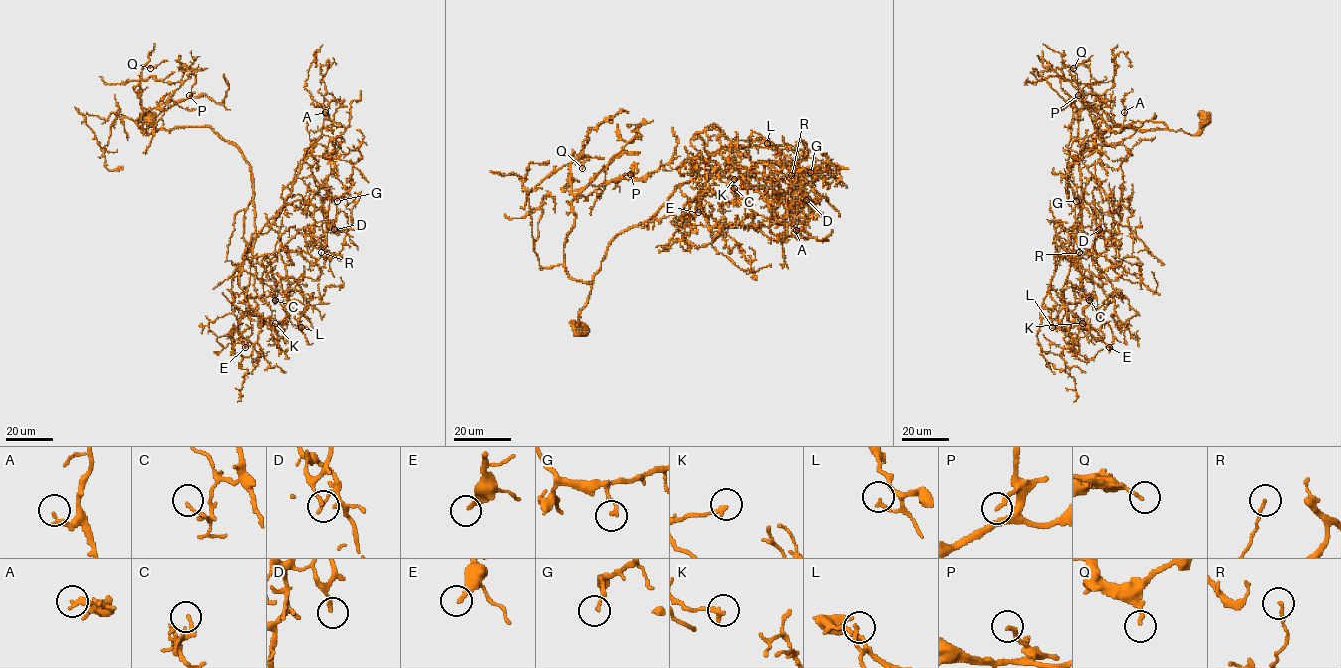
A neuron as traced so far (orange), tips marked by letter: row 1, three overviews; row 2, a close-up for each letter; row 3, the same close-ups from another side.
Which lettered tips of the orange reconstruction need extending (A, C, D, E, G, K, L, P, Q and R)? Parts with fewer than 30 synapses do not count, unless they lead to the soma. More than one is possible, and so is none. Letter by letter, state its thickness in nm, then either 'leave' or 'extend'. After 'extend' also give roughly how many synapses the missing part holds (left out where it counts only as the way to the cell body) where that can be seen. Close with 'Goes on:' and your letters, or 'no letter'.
A: 240 nm thick; leave
C: 120 nm thick; leave
D: 160 nm thick; leave
E: 200 nm thick; extend; about 90 synapses
G: 160 nm thick; leave
K: 200 nm thick; leave
L: 170 nm thick; leave
P: 190 nm thick; leave
Q: 140 nm thick; leave
R: 120 nm thick; leave
Goes on: E

